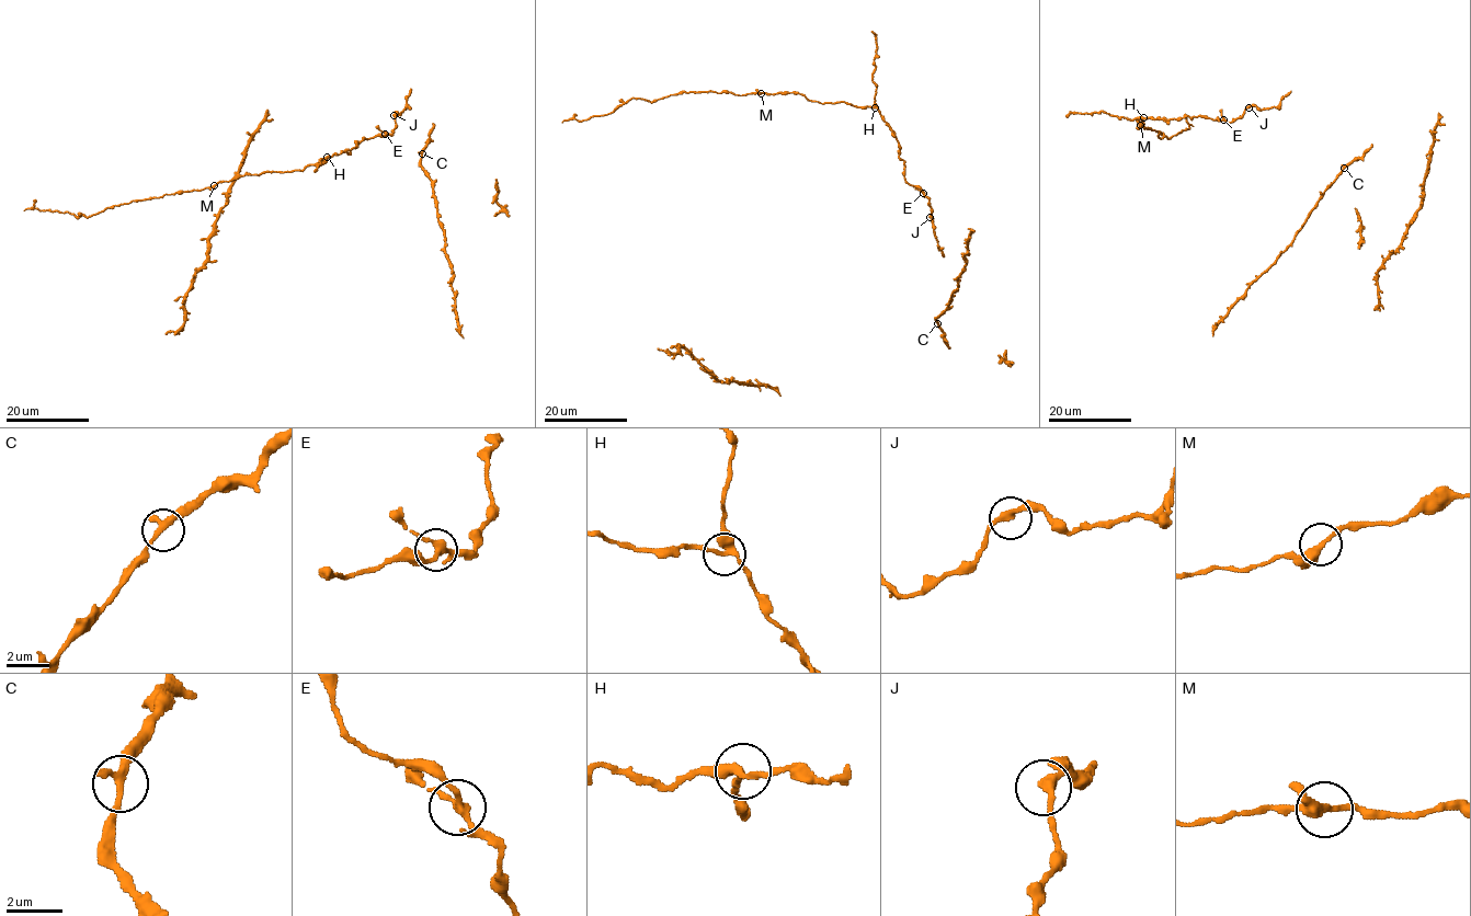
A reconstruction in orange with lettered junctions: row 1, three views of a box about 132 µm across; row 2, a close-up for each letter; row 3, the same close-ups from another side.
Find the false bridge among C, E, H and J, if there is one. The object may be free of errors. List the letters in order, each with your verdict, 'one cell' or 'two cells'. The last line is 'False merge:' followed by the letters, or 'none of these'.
C: one cell
E: one cell
H: two cells
J: one cell
False merge: H

